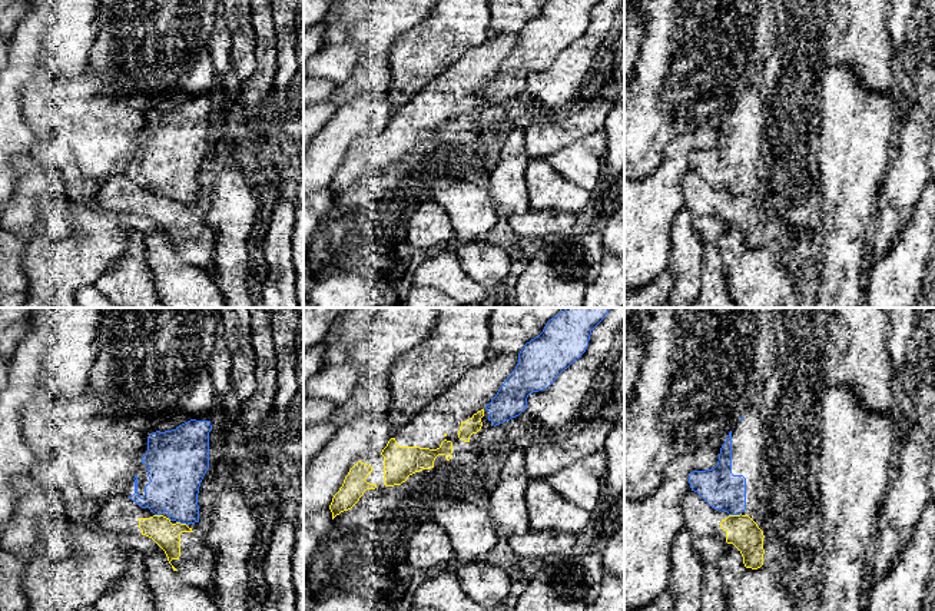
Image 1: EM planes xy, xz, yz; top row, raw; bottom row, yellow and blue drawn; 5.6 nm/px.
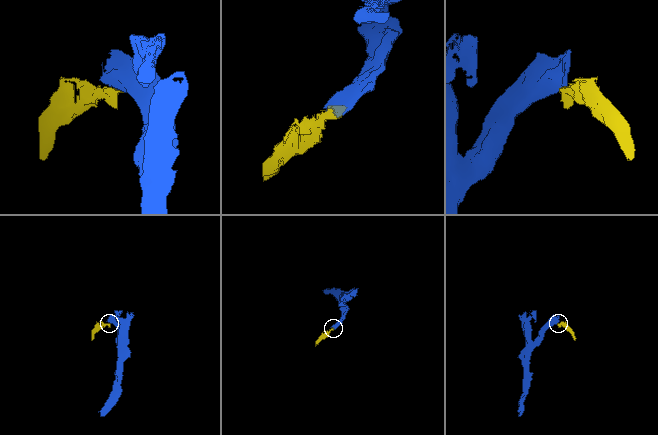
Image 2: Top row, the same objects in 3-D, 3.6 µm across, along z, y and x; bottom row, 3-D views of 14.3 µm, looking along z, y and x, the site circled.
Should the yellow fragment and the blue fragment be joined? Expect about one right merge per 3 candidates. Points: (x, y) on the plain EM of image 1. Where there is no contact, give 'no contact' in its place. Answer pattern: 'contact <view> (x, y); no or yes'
contact yz (735, 195); no

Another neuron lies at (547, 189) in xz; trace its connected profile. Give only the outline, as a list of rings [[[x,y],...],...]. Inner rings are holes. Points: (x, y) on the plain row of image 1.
[[[546,159],[528,160],[525,182],[533,210],[578,215],[588,205],[591,192],[564,179]]]

